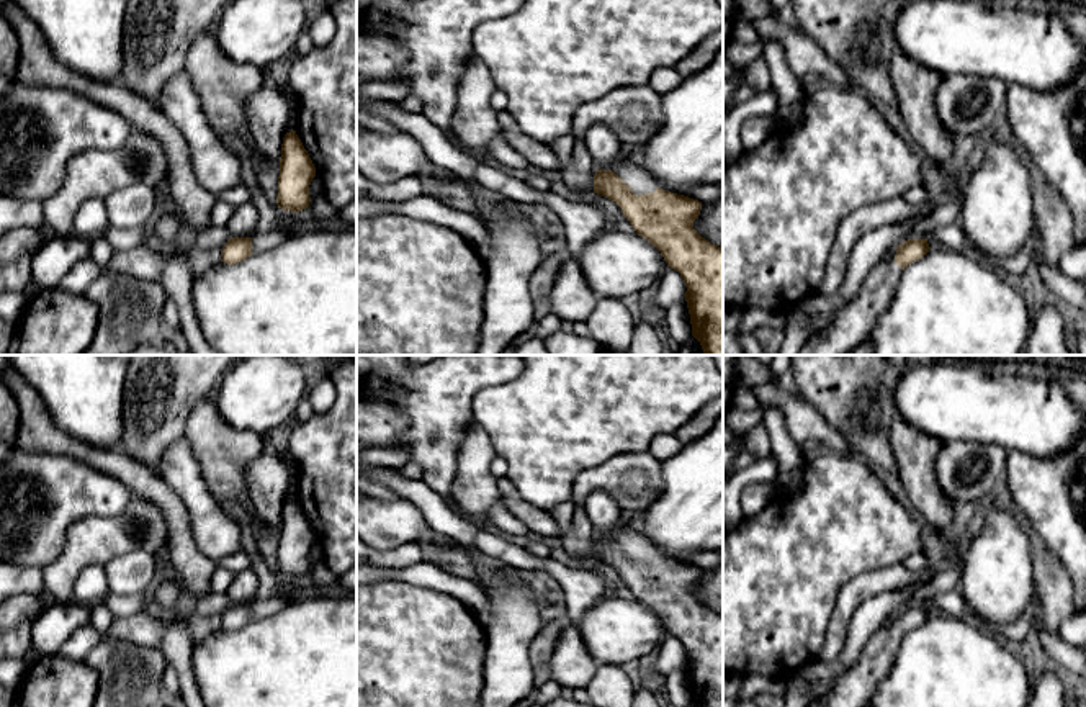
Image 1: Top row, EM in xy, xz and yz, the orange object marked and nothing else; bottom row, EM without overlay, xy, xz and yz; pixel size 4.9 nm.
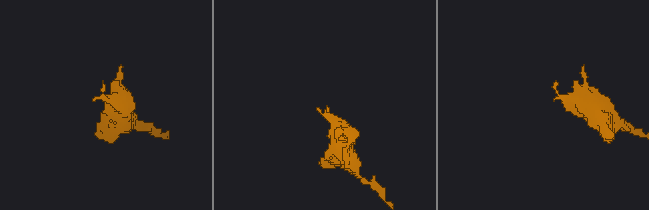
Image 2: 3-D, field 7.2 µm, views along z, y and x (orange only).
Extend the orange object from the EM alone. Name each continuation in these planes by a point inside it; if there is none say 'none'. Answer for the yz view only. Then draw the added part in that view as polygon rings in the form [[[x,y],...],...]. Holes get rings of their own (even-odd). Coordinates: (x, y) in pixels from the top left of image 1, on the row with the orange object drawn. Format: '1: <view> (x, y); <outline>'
1: yz (851, 326); [[[896,249],[868,270],[855,298],[834,314],[829,327],[823,334],[811,335],[798,355],[846,355],[867,340],[875,321],[886,311],[903,272],[895,263],[895,255]]]

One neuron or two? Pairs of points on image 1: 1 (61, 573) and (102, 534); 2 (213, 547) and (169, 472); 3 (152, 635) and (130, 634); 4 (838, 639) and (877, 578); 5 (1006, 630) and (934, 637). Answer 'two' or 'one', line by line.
1: one
2: one
3: one
4: one
5: two

